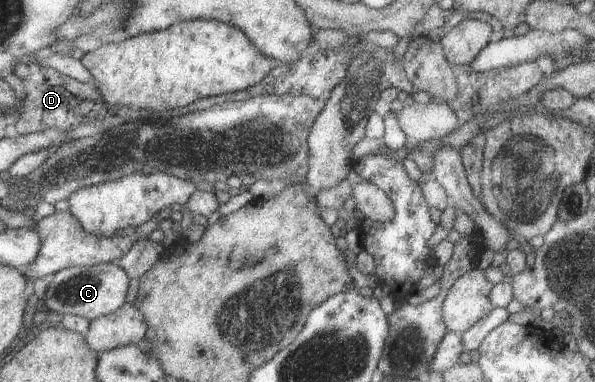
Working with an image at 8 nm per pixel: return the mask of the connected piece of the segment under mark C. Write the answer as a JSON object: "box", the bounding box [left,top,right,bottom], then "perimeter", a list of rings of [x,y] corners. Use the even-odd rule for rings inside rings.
{"box":[46,263,130,320],"perimeter":[[[100,263],[93,267],[76,265],[59,270],[48,279],[46,310],[63,315],[82,315],[90,320],[108,316],[123,307],[130,288],[130,275],[114,263]]]}

